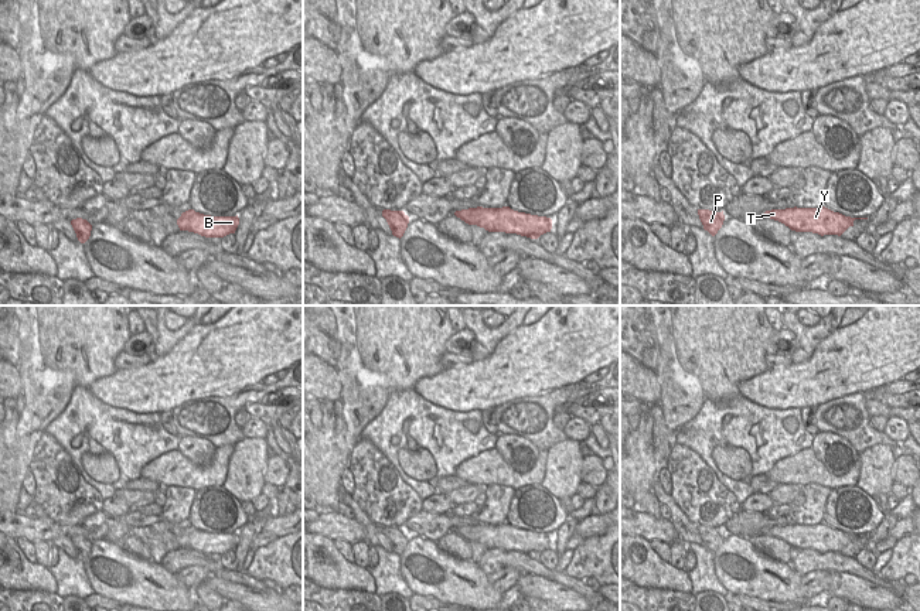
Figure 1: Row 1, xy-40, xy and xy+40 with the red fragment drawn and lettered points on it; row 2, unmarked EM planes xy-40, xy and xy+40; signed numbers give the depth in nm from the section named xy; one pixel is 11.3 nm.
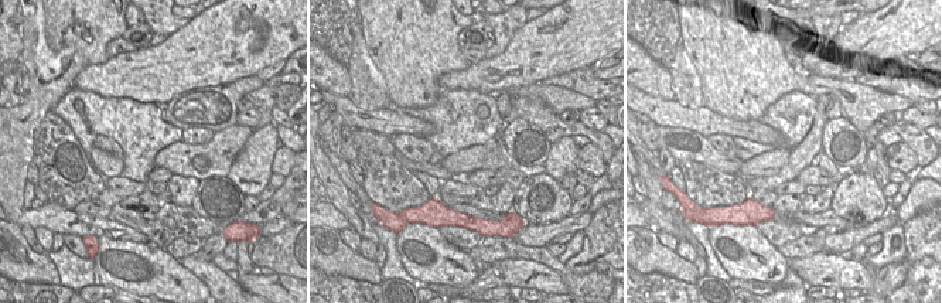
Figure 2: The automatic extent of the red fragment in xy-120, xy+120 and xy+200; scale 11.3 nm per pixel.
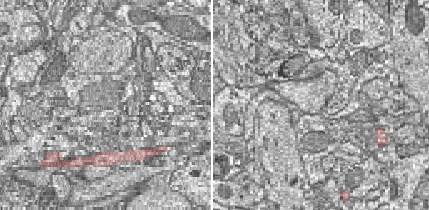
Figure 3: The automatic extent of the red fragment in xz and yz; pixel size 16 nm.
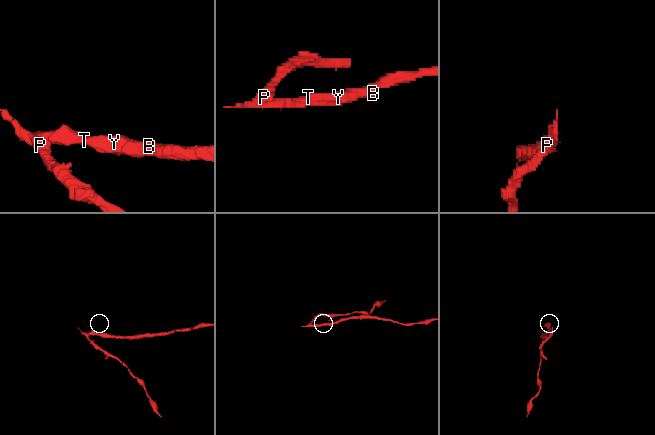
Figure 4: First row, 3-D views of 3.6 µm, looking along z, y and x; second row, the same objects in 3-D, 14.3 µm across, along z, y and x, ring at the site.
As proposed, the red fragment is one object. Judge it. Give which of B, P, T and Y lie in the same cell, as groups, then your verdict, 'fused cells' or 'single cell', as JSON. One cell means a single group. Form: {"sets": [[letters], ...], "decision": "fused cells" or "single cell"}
{"sets": [["B", "T", "Y"], ["P"]], "decision": "fused cells"}

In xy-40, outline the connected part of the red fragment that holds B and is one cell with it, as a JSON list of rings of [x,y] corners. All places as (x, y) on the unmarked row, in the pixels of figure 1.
[[[188,526],[177,536],[180,547],[188,547],[205,554],[224,554],[235,550],[239,535],[236,533],[211,533]]]

